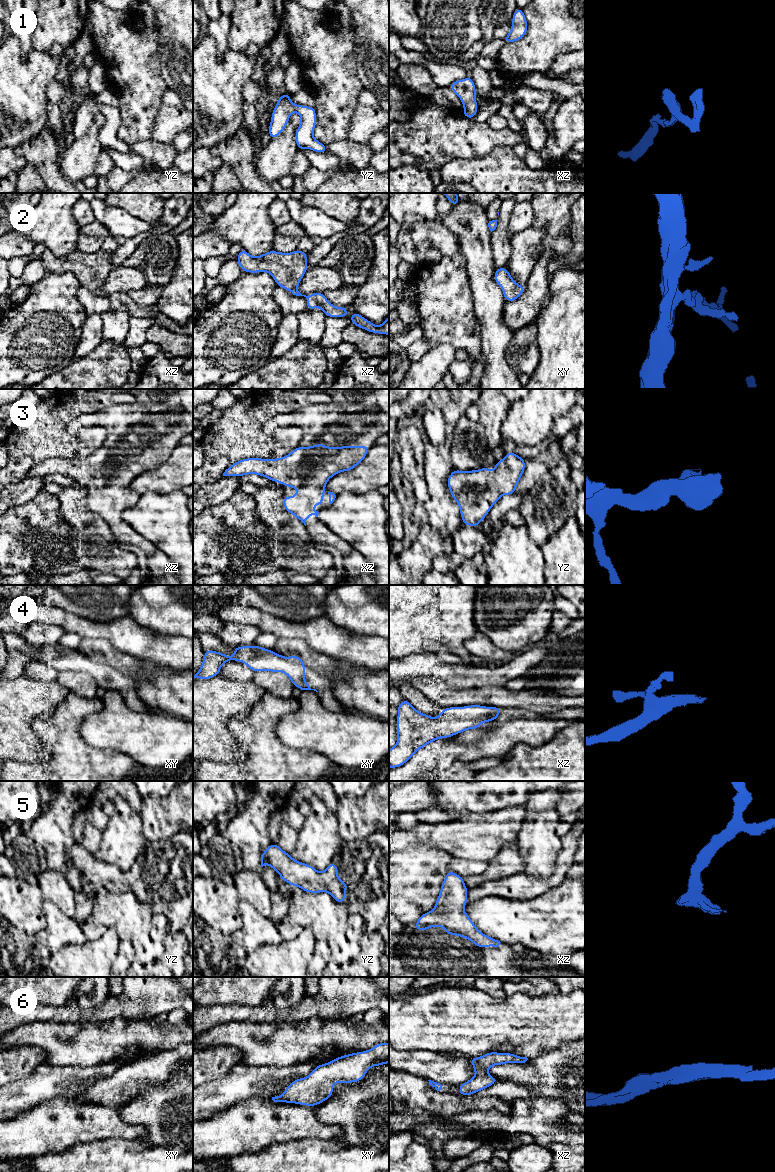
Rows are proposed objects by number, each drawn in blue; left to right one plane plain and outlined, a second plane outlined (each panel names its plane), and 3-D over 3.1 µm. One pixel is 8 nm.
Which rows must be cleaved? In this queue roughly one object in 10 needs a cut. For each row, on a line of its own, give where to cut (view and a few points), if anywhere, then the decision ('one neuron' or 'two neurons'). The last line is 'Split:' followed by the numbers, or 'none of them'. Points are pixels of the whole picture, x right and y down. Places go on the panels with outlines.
1: no cut | one neuron
2: no cut | one neuron
3: no cut | one neuron
4: no cut | one neuron
5: no cut | one neuron
6: no cut | one neuron
Split: none of them

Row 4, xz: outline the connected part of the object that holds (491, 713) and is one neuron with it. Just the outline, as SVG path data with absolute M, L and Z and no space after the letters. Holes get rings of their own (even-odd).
M405 699L397 708L397 744L389 750L389 767L392 769L404 765L429 743L469 729L478 729L481 723L498 720L501 713L501 708L493 706L455 706L442 708L440 715L433 718L417 711Z

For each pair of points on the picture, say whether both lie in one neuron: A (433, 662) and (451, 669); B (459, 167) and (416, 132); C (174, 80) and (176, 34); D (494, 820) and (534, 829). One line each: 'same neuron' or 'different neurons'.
A: same neuron
B: different neurons
C: same neuron
D: different neurons

